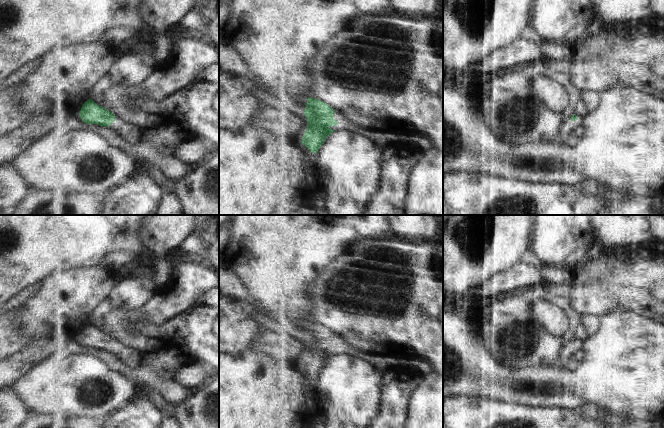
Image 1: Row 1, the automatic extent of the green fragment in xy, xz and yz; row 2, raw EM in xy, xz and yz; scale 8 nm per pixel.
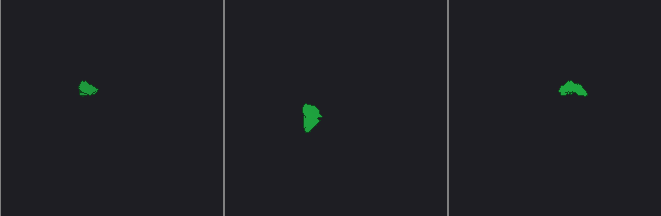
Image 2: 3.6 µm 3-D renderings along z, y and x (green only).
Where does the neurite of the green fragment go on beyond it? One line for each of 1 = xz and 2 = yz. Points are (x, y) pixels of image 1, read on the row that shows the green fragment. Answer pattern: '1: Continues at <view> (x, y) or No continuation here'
1: Continues at xz (382, 139)
2: Continues at yz (568, 126)

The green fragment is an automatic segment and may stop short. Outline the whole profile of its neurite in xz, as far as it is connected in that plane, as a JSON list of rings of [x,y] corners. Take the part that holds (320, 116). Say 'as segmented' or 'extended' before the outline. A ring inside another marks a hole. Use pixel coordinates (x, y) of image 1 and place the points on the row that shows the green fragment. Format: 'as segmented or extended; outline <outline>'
extended; outline [[[308,97],[304,114],[307,118],[307,129],[302,137],[302,144],[312,153],[318,153],[326,138],[336,131],[348,131],[361,134],[373,140],[380,148],[398,144],[398,134],[367,130],[347,121],[327,103]]]

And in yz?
extended; outline [[[576,114],[573,115],[560,126],[557,139],[562,143],[568,143],[570,134],[581,127],[583,125],[583,122],[583,117]]]

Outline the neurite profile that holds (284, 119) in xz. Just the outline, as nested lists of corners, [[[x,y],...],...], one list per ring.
[[[265,103],[252,118],[250,125],[258,125],[264,129],[280,134],[289,134],[295,139],[302,139],[308,123],[304,112],[289,104]]]

